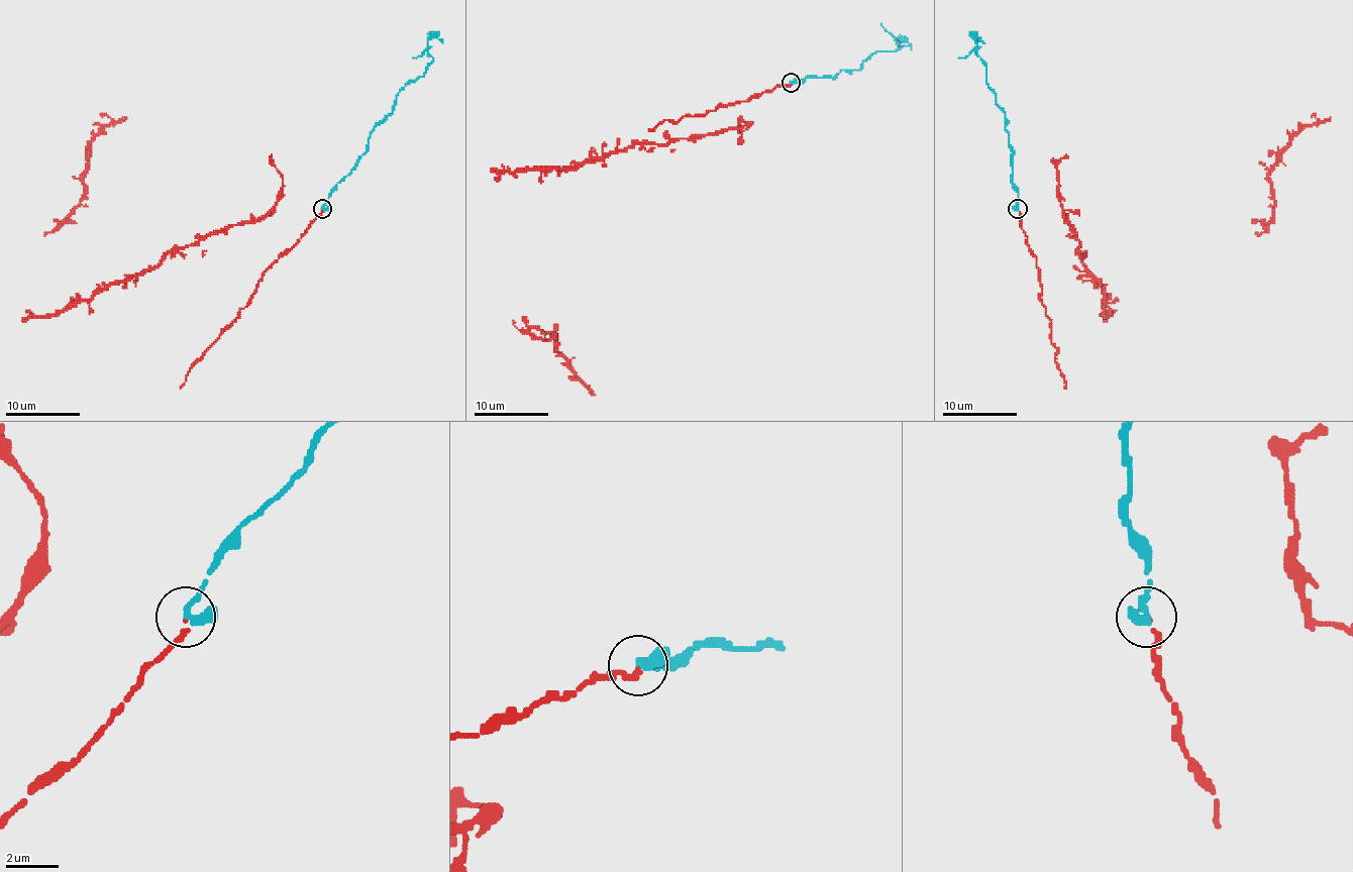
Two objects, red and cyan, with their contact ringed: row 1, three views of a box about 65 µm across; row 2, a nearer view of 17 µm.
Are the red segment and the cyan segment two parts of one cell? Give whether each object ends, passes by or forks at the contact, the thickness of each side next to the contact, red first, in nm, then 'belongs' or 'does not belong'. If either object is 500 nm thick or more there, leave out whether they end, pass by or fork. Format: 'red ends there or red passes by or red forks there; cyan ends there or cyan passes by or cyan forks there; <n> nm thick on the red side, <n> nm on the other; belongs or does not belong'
red ends there; cyan passes by; 200 nm thick on the red side, 300 nm on the other; belongs

